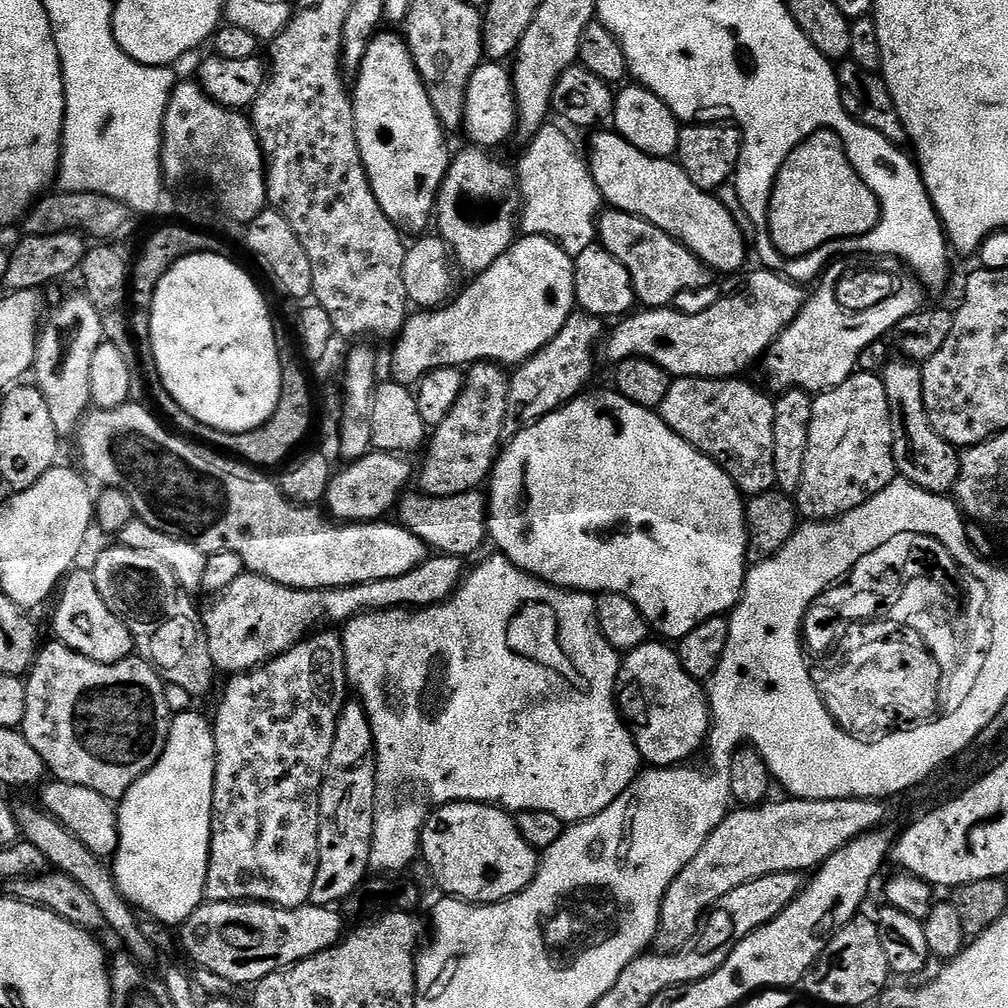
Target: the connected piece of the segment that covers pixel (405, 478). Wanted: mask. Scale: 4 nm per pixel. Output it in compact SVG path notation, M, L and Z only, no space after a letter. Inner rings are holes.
M369 452L362 459L349 463L346 469L340 469L333 475L333 478L328 487L328 495L326 497L326 512L333 521L343 522L346 524L371 524L380 522L385 519L384 516L388 511L395 509L399 505L400 497L405 495L410 476L414 474L409 464L405 461L405 457L397 453L389 452Z

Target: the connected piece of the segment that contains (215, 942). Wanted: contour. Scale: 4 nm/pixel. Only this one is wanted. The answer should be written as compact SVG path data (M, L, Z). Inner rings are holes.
M214 900L194 910L179 932L179 943L184 943L197 969L218 974L234 986L255 986L270 974L333 948L346 935L346 921L335 907L311 902L300 908L278 908L263 902Z

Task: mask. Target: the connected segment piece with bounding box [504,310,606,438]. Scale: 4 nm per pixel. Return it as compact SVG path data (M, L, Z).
M576 310L562 326L561 332L545 348L538 350L511 373L504 423L505 437L514 437L543 416L557 412L589 387L588 379L596 368L596 347L599 344L601 347L606 336L604 324L605 321L601 317Z

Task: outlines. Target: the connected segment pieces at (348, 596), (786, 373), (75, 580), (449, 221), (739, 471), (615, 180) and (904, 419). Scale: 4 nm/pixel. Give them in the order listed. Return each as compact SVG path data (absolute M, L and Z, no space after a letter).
M429 555L410 574L349 588L325 588L307 592L270 582L265 576L245 574L230 582L225 592L202 612L202 627L208 635L210 658L221 673L250 672L288 652L295 644L313 635L321 626L343 626L365 612L387 612L389 608L419 610L447 602L464 583L465 561L458 556Z
M835 261L830 267L825 269L816 292L807 299L803 310L800 312L799 320L794 321L785 332L770 347L762 361L762 367L768 371L768 384L776 388L777 393L788 392L792 388L803 388L804 391L813 394L828 391L829 388L837 388L846 378L850 378L853 372L857 371L860 363L860 355L864 348L874 342L885 339L896 329L898 322L908 317L910 314L919 311L920 304L918 298L908 290L902 288L895 289L894 293L879 302L877 306L858 312L846 311L838 304L837 282L847 271L845 261Z
M69 572L59 589L59 596L56 613L52 616L52 628L59 643L70 646L70 650L99 664L117 664L133 655L134 641L130 630L122 618L118 618L118 614L114 614L114 610L102 602L102 594L98 594L98 586L94 586L92 573Z
M475 146L465 147L465 152L460 152L451 157L448 165L448 173L444 175L444 181L440 192L436 195L436 210L434 224L438 229L438 235L448 245L455 263L464 272L479 274L486 271L498 258L506 254L507 250L518 236L518 217L522 211L520 198L520 186L518 176L512 172L500 160L495 160L493 153L481 150Z
M681 376L673 379L670 391L666 393L666 398L662 398L658 414L664 419L666 426L670 426L670 430L674 430L674 434L678 434L687 444L697 448L703 456L709 456L736 483L741 493L745 497L751 498L763 492L771 492L776 488L776 475L774 474L774 400L771 395L769 397L763 396L754 385L747 384L746 381L747 379L744 378L711 380L710 378L698 378L697 376Z
M600 130L593 135L597 136L593 138L592 145L586 148L586 159L601 197L607 203L609 200L612 203L609 205L615 211L629 212L632 216L658 226L658 230L670 234L679 244L686 245L713 273L736 272L747 262L748 252L750 256L749 241L742 234L738 222L734 222L730 210L726 210L719 195L703 192L698 186L694 186L694 182L690 182L686 175L686 170L682 170L682 166L675 159L651 156L630 146L630 142L626 142L626 138L622 138L619 132L604 131L608 130Z
M903 358L889 359L882 379L886 398L890 402L892 449L899 479L909 480L914 486L935 496L948 496L955 489L960 473L960 452L945 442L930 426L922 394L922 368L919 363Z

